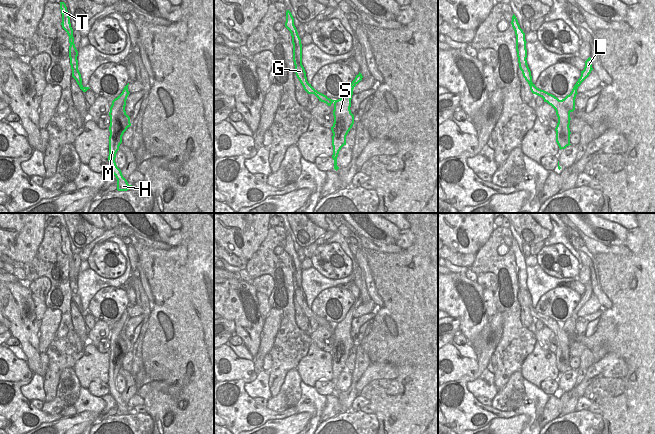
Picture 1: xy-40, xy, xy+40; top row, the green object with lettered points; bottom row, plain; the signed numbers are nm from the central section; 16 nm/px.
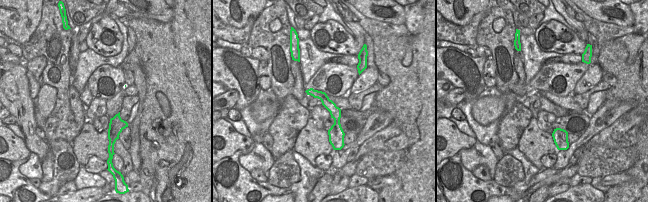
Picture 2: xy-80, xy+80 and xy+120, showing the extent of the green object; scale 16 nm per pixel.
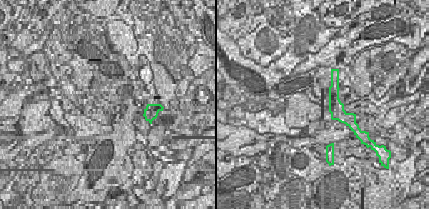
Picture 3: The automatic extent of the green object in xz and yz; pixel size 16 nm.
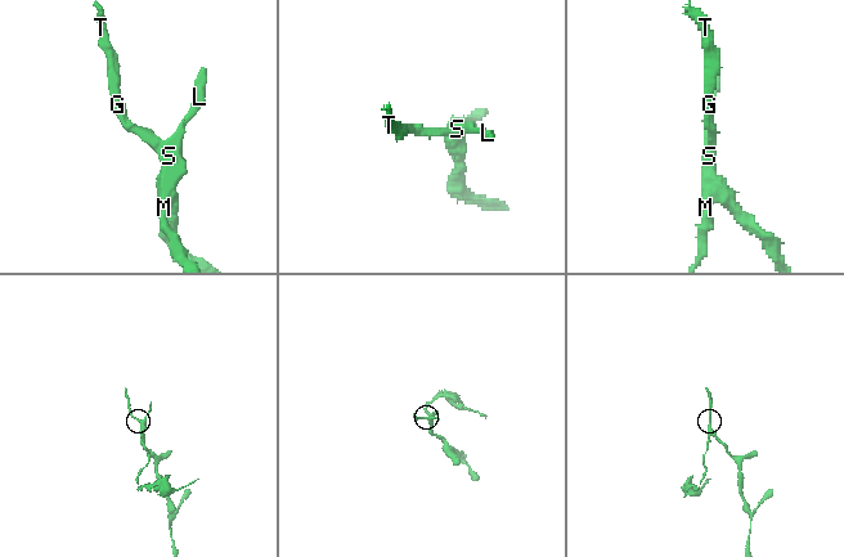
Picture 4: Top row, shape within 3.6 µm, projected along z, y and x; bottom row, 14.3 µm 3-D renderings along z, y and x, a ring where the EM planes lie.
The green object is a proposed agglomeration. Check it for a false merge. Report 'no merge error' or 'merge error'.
merge error

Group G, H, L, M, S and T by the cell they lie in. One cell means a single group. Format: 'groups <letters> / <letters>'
groups G T / H L M S

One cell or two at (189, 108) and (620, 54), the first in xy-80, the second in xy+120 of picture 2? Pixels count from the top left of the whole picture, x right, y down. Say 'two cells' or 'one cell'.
one cell

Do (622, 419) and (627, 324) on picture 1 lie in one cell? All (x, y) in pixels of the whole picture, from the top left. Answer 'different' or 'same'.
same

